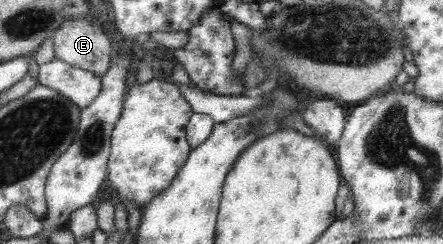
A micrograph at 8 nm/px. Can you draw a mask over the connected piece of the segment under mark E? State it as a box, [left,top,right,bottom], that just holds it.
[53,19,109,76]

